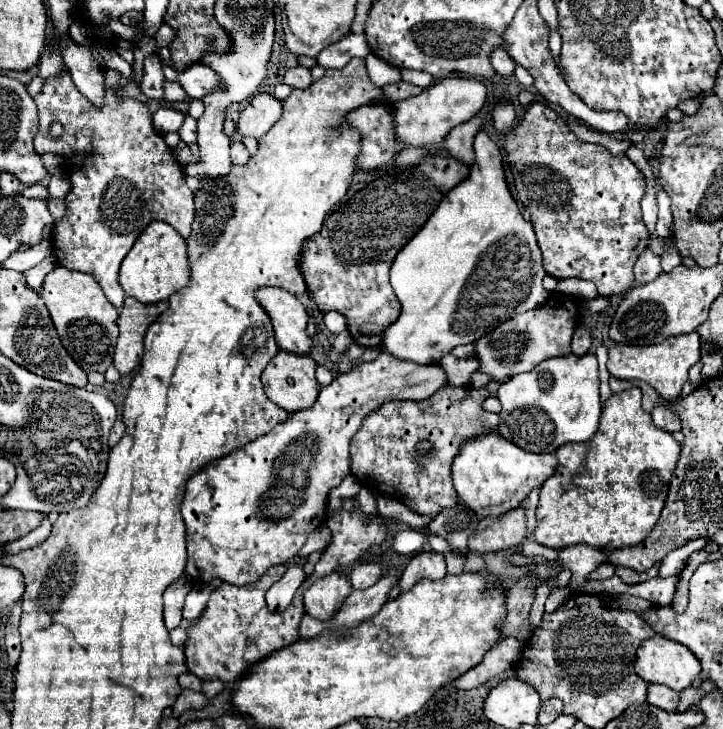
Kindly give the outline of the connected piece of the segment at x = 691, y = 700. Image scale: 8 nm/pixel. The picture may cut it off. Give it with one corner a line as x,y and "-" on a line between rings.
705,685
701,687
687,687
679,693
679,705
677,705
677,711
687,711
691,705
697,705
701,701
701,697
707,693

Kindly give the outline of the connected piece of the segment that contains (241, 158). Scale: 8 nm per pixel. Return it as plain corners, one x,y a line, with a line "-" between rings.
233,141
231,143
231,161
237,165
243,165
249,159
249,151
241,141

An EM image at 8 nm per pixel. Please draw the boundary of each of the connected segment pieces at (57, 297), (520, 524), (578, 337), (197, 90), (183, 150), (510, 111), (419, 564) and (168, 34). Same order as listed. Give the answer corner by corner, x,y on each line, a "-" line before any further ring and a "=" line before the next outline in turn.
55,267
43,281
41,297
51,313
63,347
77,361
83,371
99,371
113,363
113,351
117,343
117,309
105,299
99,283
81,271
71,271
67,267
=
523,505
505,513
501,517
487,517
479,521
477,533
469,539
469,551
475,553
495,553
521,545
525,539
525,513
=
579,327
575,331
575,337
573,337
571,347
573,347
573,355
579,355
579,357
585,355
591,349
591,335
583,327
=
199,63
191,65
191,69
185,69
183,73
175,73
173,67
163,65
163,73
167,81
179,83
191,99
201,99
219,85
219,79
213,73
213,69
207,69
207,65
199,65
=
179,141
179,145
173,149
173,153
175,153
175,159
181,165
187,165
191,161
191,149
189,149
189,145
185,141
=
499,103
493,111
491,111
491,119
495,123
495,127
499,131
509,131
513,121
515,121
515,109
509,103
=
421,551
413,555
399,579
401,591
411,589
419,579
443,579
447,575
447,565
445,565
445,555
435,553
435,551
=
163,23
159,31
154,36
157,43
157,47
162,48
167,46
167,44
170,44
173,41
174,36
174,30
167,24

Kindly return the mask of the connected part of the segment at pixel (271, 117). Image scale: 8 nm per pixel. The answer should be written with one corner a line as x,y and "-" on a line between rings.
259,93
251,99
251,103
241,111
237,121
237,131
241,135
251,135
255,139
263,137
283,113
281,101
273,95

